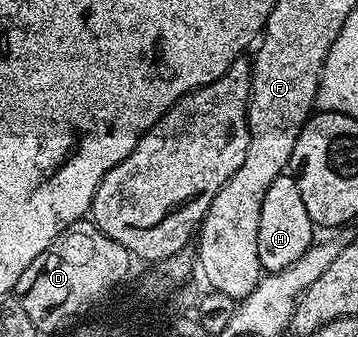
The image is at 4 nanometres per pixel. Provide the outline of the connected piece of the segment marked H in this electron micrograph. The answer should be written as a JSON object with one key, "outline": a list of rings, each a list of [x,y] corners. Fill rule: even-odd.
{"outline":[[[291,174],[280,175],[270,189],[266,189],[266,198],[262,200],[262,218],[258,220],[258,261],[265,272],[276,272],[286,269],[298,261],[308,247],[314,243],[314,224],[310,213],[306,213],[306,204],[302,202],[302,193],[298,193],[298,185]]]}

